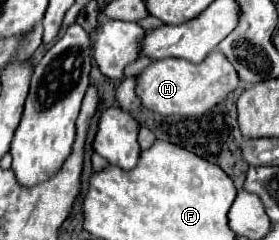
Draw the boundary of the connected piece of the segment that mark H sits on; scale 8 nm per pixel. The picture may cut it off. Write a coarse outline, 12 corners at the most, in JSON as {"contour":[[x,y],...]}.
{"contour":[[221,51],[159,59],[139,73],[143,107],[199,117],[239,87]]}

